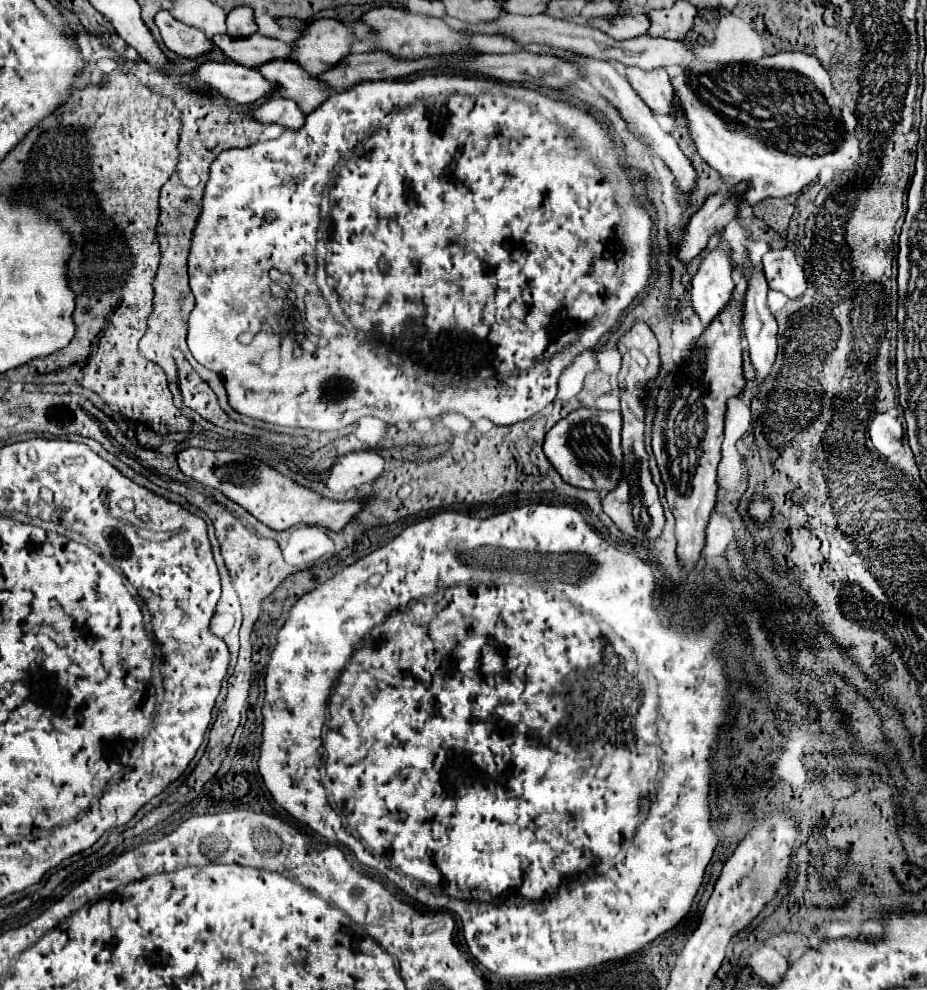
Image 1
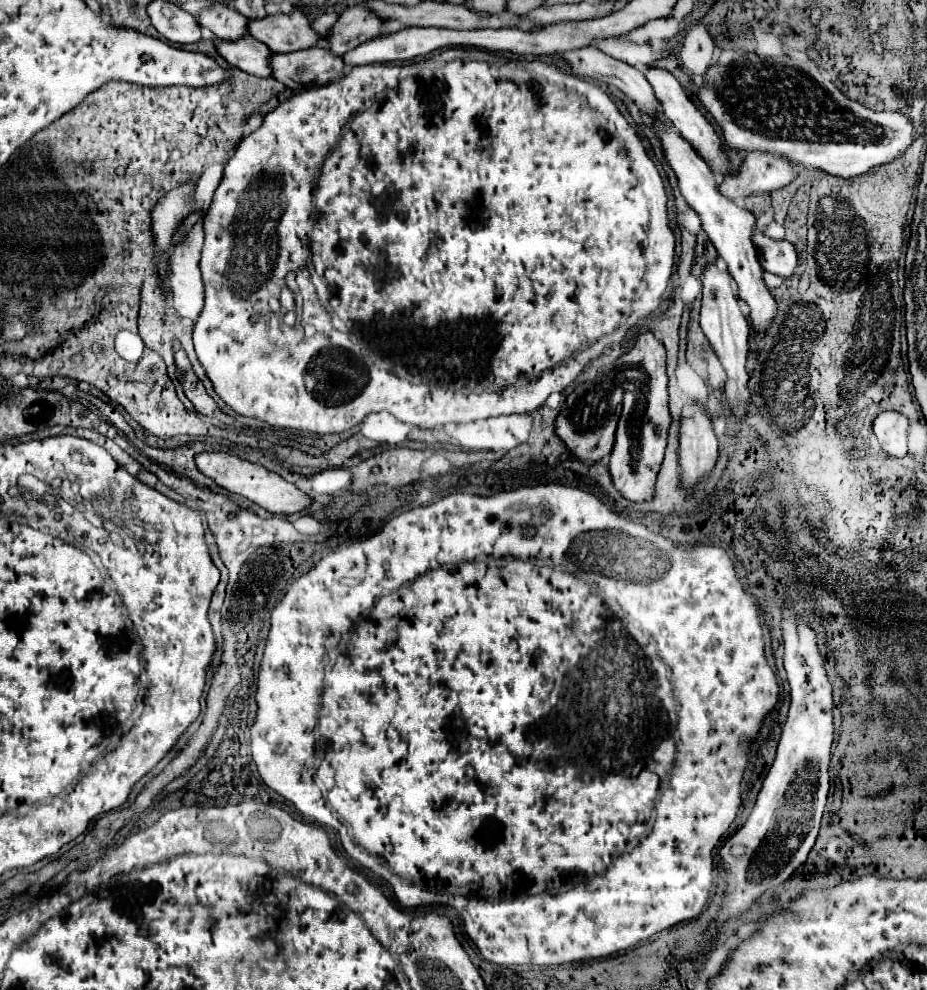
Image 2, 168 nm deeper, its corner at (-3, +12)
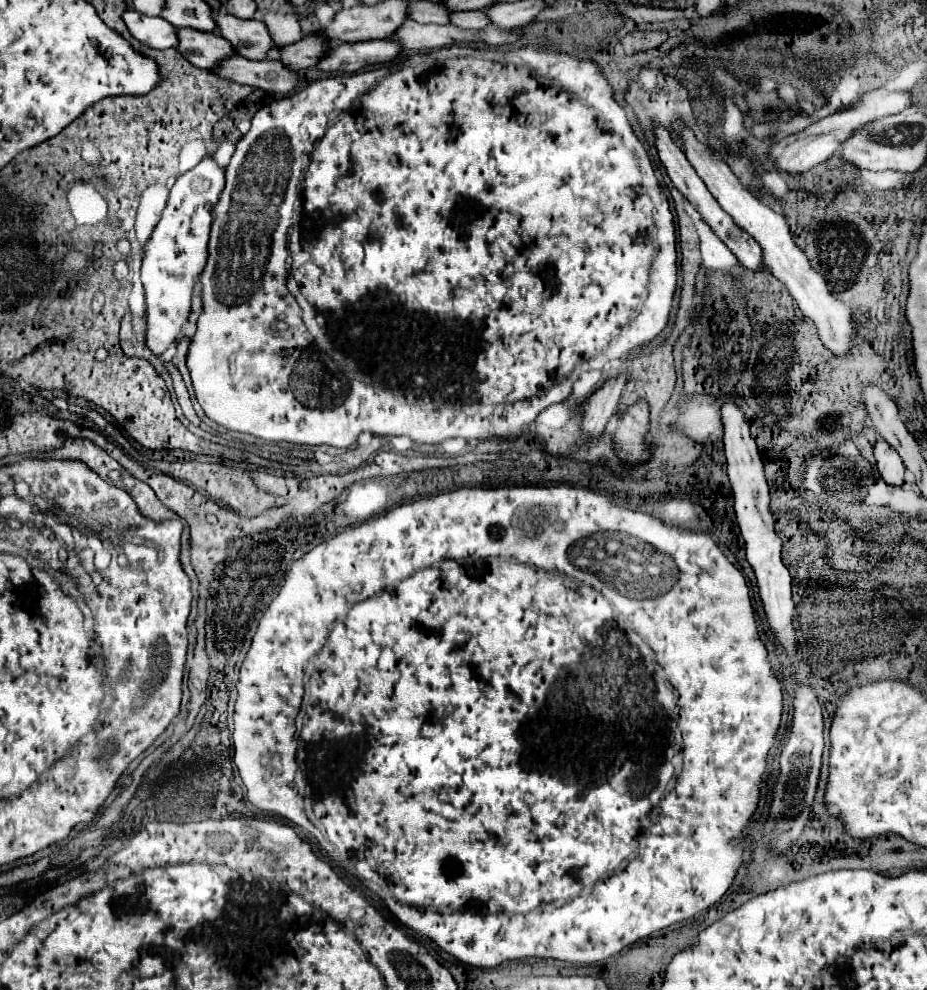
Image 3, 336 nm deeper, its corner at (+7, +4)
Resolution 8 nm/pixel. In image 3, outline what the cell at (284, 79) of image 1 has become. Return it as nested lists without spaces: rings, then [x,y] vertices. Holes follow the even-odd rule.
[[[177,29],[179,53],[199,69],[213,69],[235,51],[219,33],[203,33],[197,29]]]

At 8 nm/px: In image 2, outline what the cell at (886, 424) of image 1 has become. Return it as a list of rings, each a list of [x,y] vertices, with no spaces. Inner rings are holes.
[[[881,411],[873,421],[873,431],[885,453],[893,457],[907,455],[907,425],[909,419],[901,411]]]

